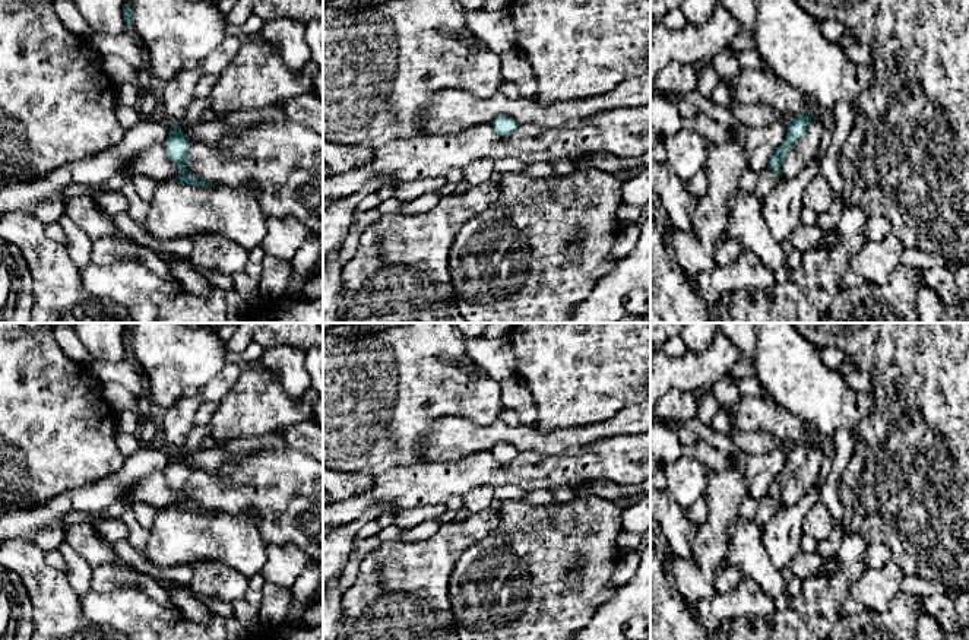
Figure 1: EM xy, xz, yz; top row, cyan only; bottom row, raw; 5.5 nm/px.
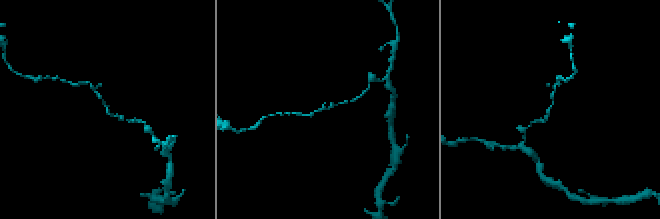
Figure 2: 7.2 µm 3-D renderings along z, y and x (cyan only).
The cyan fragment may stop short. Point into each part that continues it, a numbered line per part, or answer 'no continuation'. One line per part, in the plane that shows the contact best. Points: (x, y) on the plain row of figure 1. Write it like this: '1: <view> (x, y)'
no continuation

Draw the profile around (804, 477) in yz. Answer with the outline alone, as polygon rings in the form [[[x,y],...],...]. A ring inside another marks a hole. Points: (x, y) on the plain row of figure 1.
[[[817,446],[807,454],[807,460],[802,462],[786,479],[780,492],[780,506],[795,506],[816,484],[821,471],[823,453]]]

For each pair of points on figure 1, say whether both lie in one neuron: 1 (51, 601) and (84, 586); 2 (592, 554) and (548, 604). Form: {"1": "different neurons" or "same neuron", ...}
{"1": "different neurons", "2": "same neuron"}

